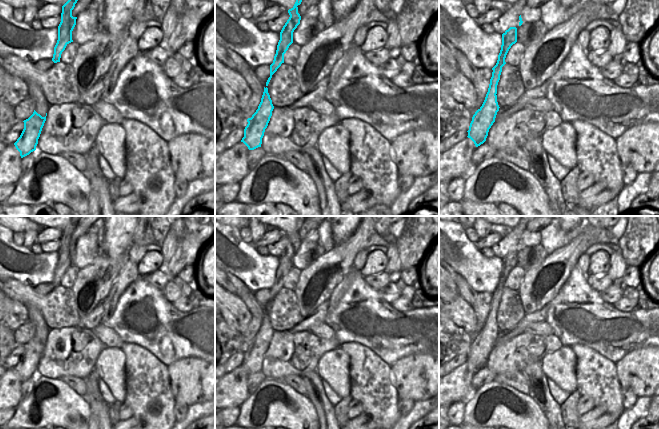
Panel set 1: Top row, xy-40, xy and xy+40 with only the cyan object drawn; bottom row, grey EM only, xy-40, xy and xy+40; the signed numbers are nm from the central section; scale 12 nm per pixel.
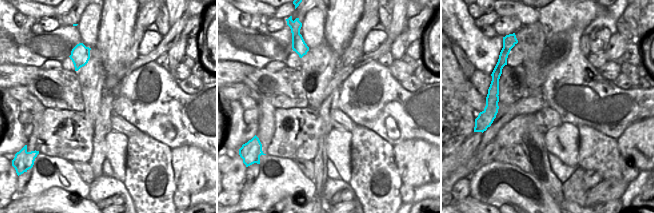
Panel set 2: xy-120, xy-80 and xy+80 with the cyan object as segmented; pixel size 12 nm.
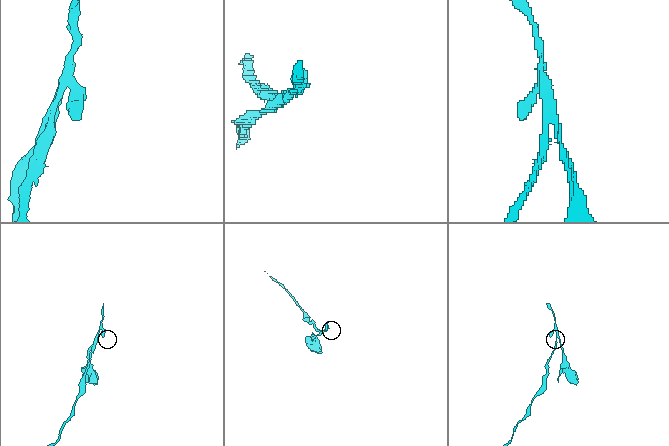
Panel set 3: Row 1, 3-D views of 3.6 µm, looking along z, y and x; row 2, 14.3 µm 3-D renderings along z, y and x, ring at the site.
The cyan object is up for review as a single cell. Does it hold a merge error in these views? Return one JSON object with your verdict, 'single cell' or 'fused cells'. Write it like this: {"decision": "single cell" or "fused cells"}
{"decision": "fused cells"}

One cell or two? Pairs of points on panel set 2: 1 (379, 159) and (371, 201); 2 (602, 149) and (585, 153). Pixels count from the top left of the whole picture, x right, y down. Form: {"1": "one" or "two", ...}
{"1": "one", "2": "one"}

